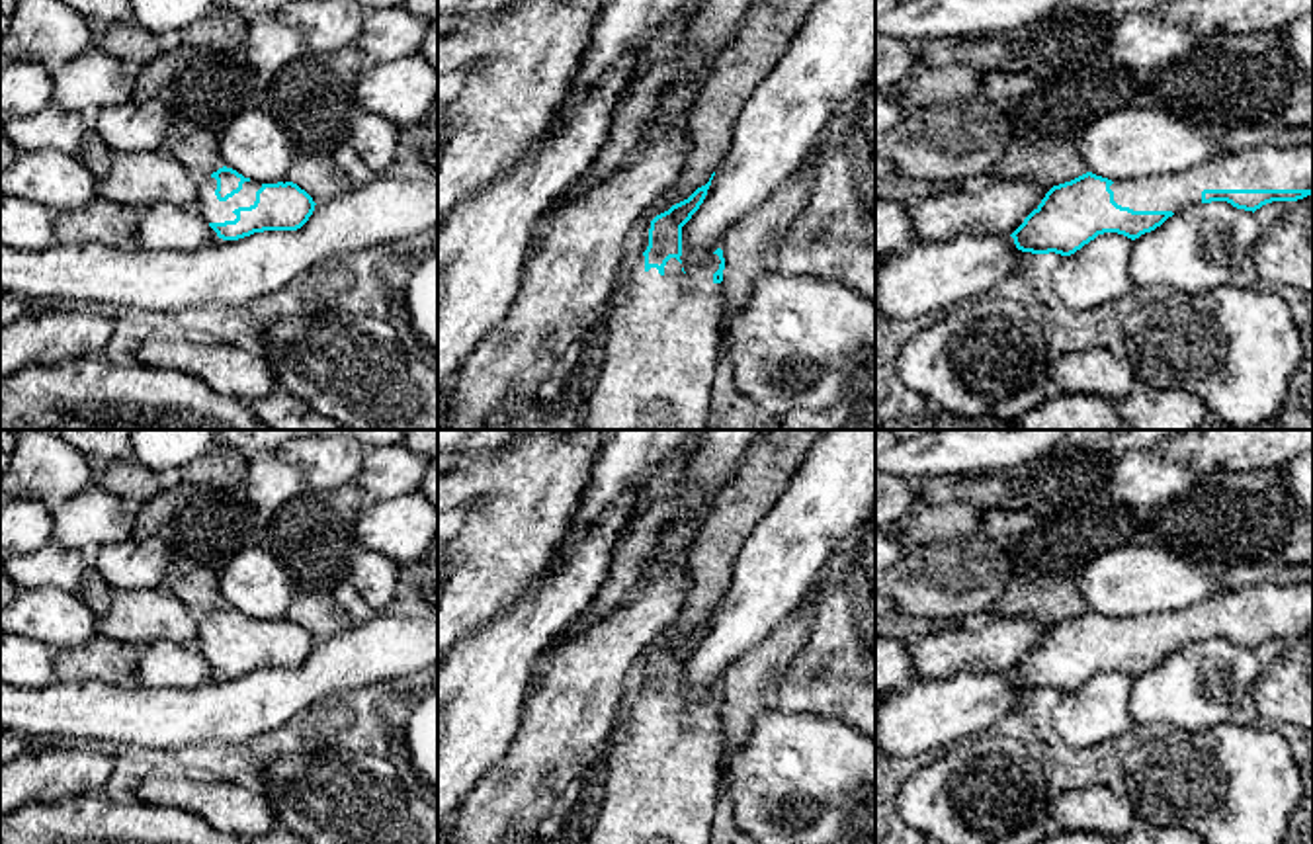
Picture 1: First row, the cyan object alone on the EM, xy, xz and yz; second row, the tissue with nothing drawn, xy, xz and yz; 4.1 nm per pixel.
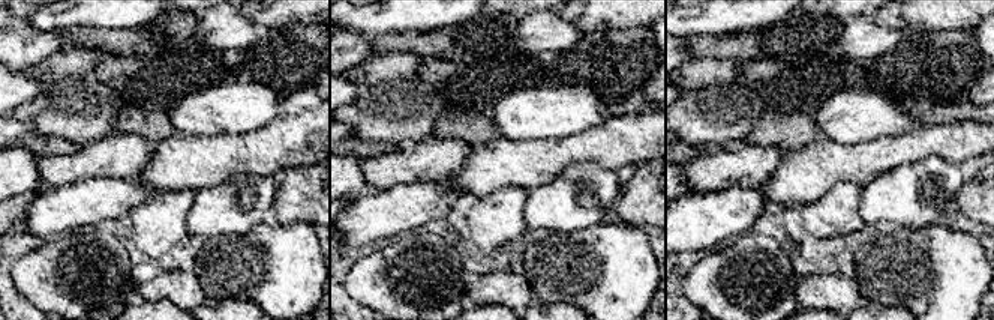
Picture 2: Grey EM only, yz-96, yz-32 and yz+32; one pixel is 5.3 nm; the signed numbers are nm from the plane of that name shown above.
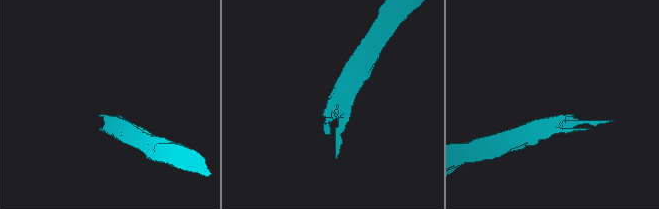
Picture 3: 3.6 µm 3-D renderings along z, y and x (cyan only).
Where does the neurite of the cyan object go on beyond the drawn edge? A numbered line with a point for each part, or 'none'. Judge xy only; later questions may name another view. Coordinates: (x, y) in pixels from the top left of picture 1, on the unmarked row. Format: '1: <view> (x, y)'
1: xy (213, 649)

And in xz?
1: xz (663, 768)

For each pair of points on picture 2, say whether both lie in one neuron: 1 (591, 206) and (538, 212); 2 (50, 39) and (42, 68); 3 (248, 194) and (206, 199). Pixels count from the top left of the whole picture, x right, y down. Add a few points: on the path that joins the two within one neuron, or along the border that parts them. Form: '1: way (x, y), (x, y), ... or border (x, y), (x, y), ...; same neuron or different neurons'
1: way (577, 206), (552, 206); same neuron
2: border (72, 44), (41, 59), (24, 71); different neurons
3: way (237, 199), (216, 199); same neuron

